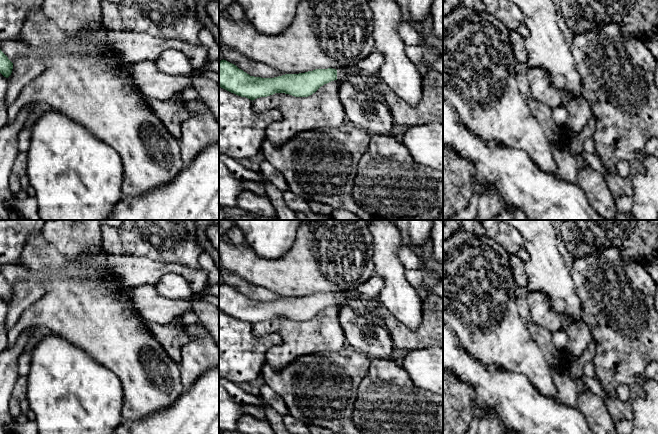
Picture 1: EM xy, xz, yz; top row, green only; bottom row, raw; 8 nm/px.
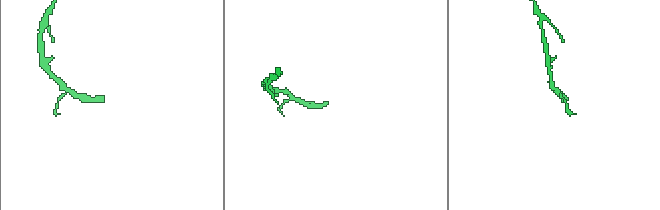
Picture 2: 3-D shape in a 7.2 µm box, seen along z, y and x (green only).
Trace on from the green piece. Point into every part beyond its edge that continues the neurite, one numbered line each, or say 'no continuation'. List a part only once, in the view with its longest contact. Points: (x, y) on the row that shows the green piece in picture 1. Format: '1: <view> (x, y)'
1: xz (361, 76)

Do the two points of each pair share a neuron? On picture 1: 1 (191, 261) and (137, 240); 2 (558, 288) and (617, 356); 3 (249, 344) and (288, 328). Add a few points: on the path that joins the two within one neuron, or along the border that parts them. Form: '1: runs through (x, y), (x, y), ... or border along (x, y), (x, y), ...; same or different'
1: runs through (178, 248), (150, 245); same
2: border along (574, 290), (580, 302), (580, 317), (582, 319); different
3: border along (252, 325), (255, 336), (277, 333), (282, 341); different

